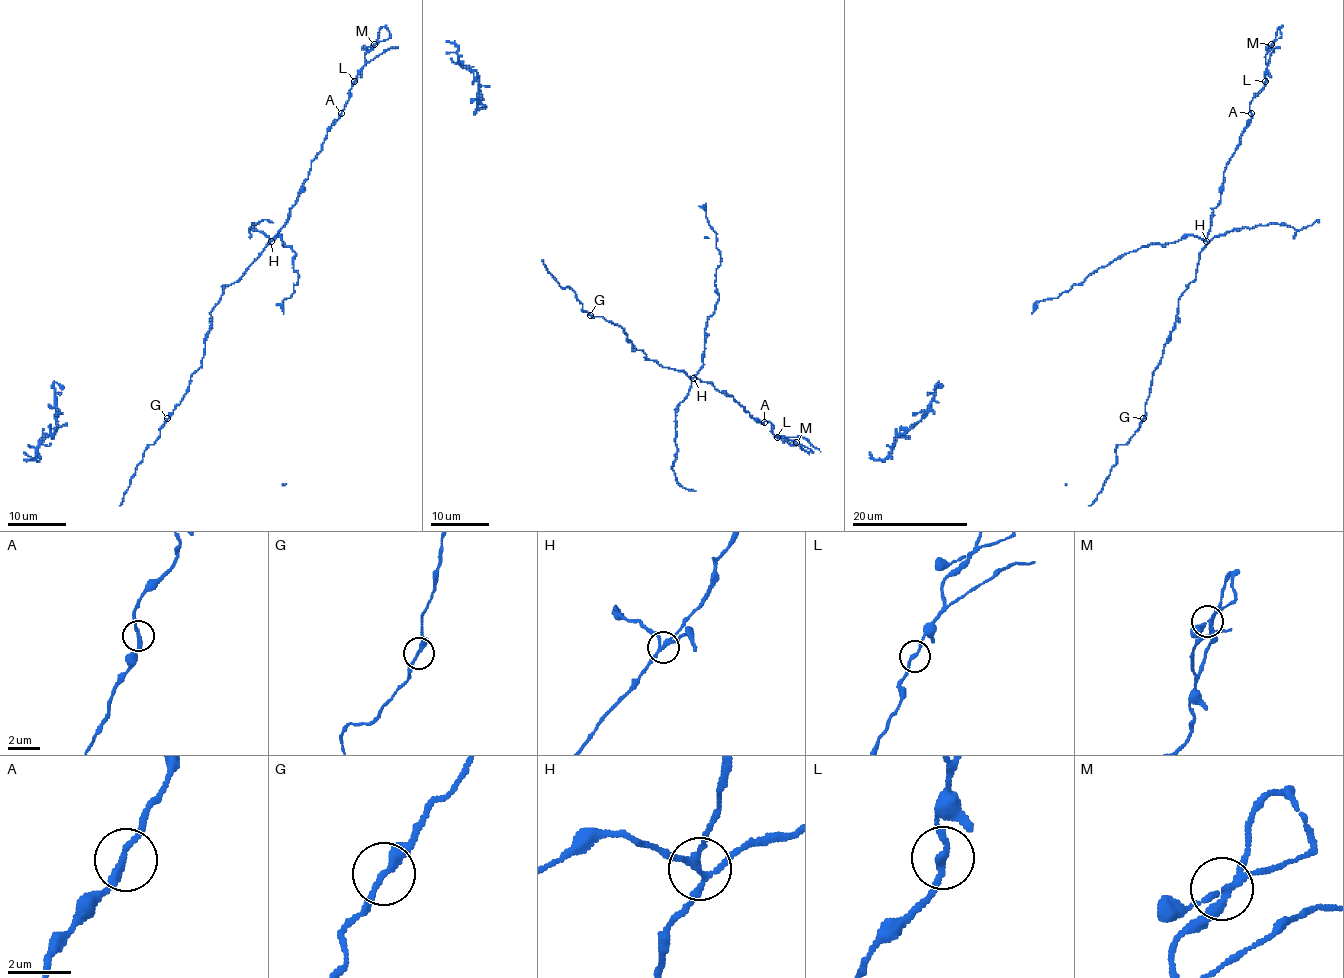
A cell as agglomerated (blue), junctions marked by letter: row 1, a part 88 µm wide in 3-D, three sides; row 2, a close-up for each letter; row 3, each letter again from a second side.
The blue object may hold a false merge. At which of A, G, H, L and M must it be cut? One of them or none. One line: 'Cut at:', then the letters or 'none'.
Cut at: H

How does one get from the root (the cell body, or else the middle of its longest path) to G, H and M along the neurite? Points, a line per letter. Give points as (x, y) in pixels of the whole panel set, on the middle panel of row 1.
G: (613, 324), (601, 316), (590, 315)
H: (613, 324), (624, 331), (633, 348), (640, 350), (649, 360), (662, 367), (683, 370), (693, 377)
M: (613, 324), (649, 360), (709, 382), (754, 418), (768, 421), (774, 435), (796, 443)

